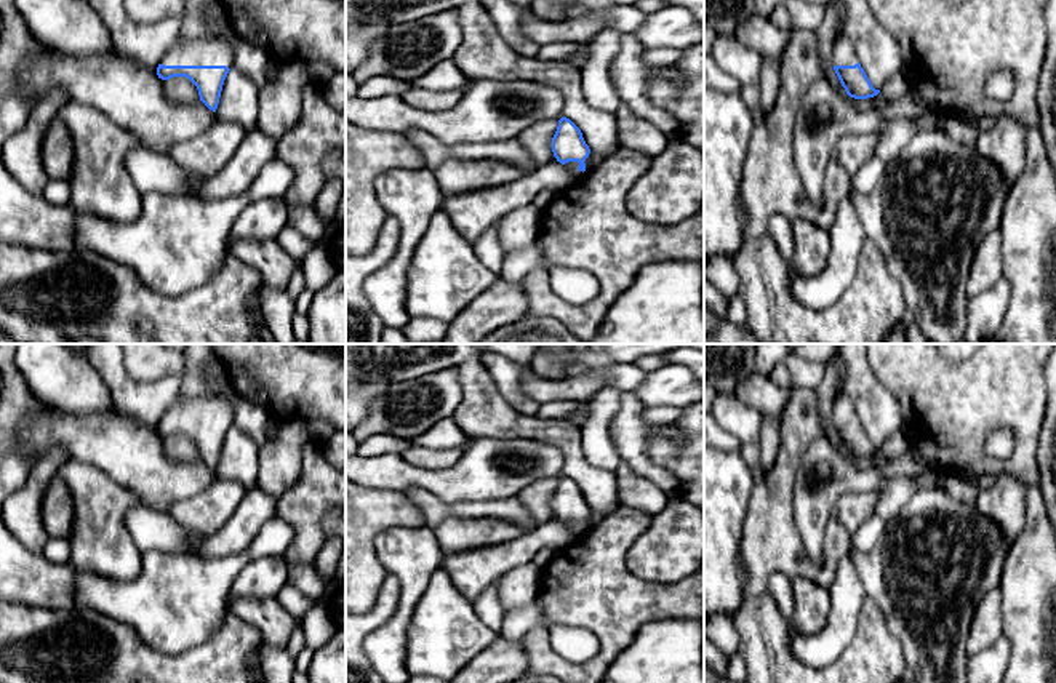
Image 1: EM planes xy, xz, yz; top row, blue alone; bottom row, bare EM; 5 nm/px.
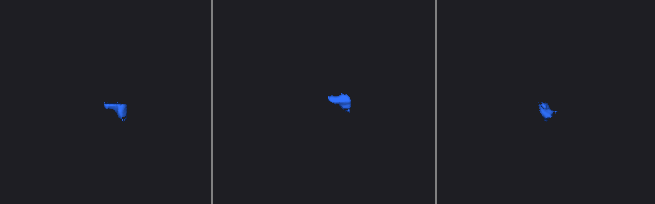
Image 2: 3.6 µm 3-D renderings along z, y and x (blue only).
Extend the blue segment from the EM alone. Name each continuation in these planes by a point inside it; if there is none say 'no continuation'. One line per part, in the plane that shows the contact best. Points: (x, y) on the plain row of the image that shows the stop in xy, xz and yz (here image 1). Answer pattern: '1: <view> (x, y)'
1: xy (212, 410)
2: xz (572, 525)

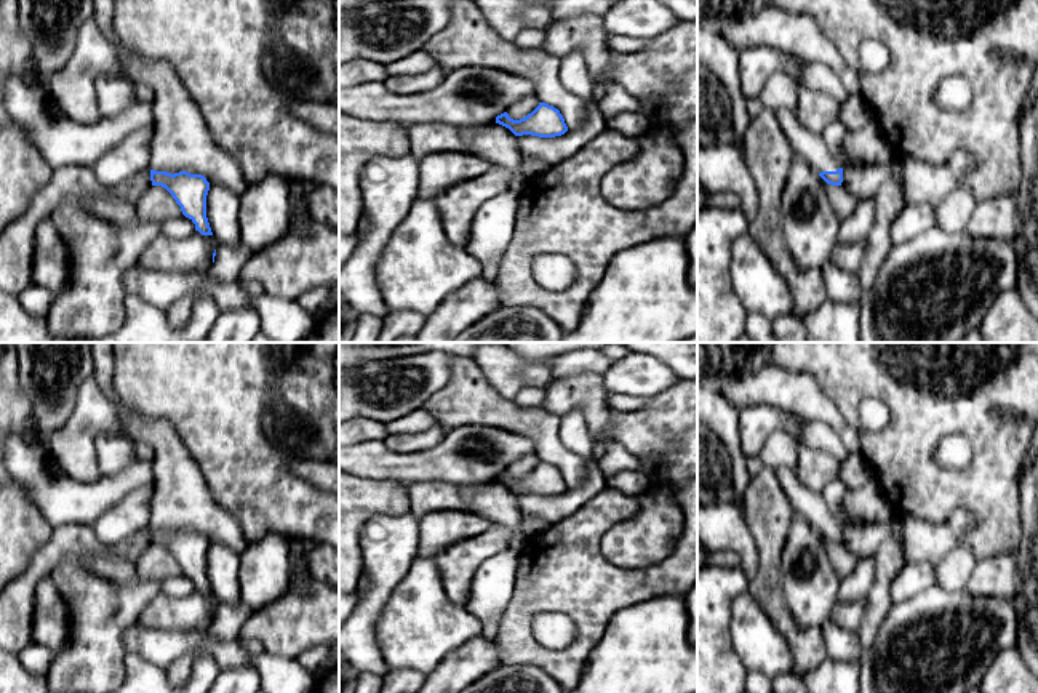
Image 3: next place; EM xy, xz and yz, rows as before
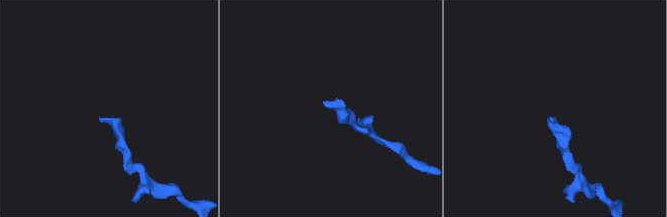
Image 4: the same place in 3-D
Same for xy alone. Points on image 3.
no continuation

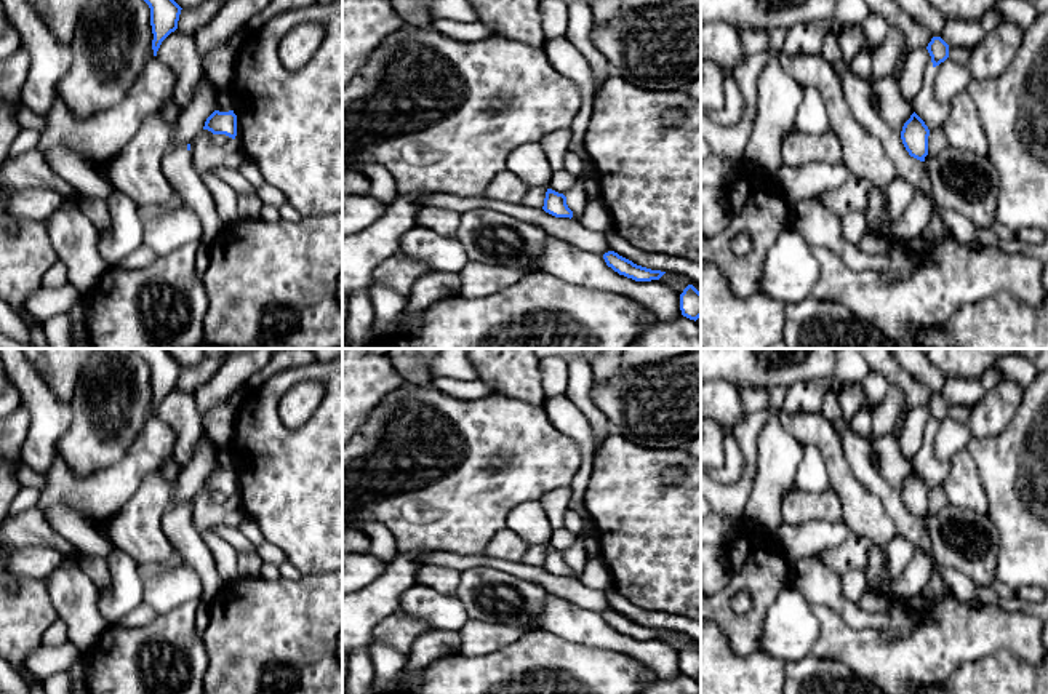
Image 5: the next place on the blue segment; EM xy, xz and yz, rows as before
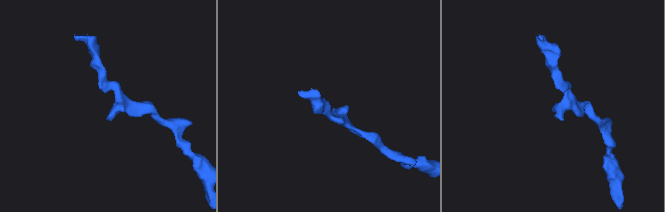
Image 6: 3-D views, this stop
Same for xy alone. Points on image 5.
1: xy (176, 523)

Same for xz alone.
no continuation

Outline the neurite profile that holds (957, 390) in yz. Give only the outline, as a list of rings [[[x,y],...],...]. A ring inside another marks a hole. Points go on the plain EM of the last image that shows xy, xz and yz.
[[[958,376],[946,377],[944,389],[939,393],[947,403],[966,406],[974,411],[976,405],[986,395],[979,379],[966,381]]]

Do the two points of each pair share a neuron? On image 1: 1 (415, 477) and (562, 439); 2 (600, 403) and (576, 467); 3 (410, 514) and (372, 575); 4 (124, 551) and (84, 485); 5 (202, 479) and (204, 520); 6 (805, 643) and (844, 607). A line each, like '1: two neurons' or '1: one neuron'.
1: two neurons
2: two neurons
3: one neuron
4: one neuron
5: two neurons
6: one neuron

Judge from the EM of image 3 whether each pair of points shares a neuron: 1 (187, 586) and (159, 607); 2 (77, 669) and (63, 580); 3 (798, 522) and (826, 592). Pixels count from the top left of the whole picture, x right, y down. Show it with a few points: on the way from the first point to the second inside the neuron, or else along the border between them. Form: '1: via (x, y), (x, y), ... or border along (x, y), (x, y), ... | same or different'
1: border along (195, 589), (183, 597), (160, 594) | different
2: via (82, 647), (82, 602) | same
3: via (803, 540), (819, 559), (819, 575) | same

